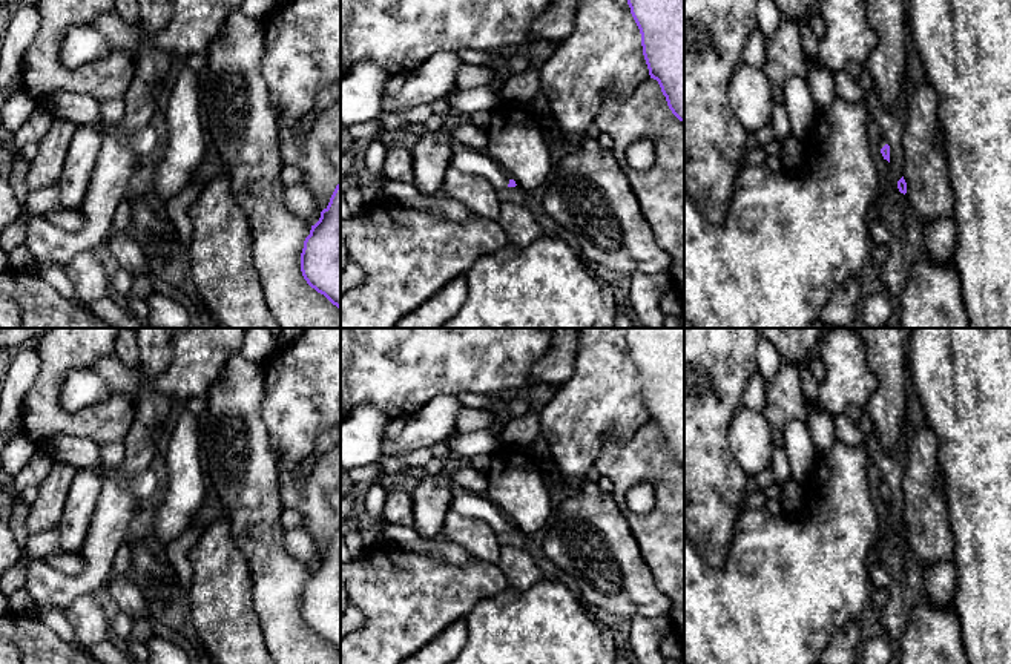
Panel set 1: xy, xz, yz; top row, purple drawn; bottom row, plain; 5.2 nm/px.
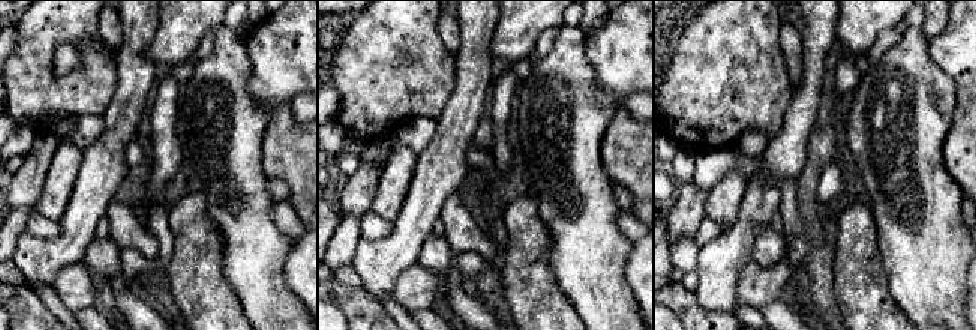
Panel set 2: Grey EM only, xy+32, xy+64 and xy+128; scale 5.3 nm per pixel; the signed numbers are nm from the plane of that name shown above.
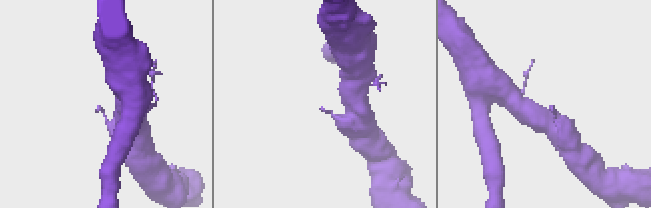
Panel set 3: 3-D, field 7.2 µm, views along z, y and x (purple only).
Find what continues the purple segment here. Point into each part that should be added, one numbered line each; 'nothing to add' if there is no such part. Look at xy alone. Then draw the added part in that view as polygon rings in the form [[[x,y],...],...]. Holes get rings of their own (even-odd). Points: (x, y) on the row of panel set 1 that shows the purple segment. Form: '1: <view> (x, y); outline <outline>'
nothing to add

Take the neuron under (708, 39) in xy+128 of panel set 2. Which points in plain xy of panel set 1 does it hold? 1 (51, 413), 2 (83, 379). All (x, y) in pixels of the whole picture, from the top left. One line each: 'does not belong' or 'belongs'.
1: belongs
2: does not belong

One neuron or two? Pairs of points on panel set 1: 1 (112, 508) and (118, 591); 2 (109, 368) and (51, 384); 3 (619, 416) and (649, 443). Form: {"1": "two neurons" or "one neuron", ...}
{"1": "two neurons", "2": "two neurons", "3": "two neurons"}

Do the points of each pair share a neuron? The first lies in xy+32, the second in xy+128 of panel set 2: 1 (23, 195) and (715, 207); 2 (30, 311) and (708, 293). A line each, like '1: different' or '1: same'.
1: different
2: different

